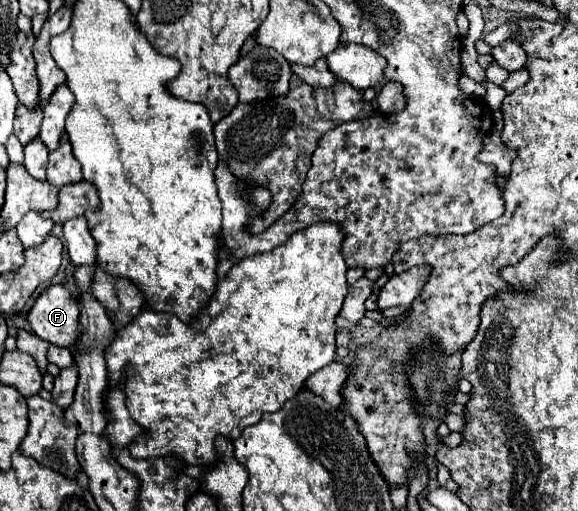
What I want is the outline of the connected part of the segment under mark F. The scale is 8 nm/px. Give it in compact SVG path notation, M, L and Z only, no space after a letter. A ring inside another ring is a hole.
M50 285L28 311L32 331L48 343L70 347L80 335L80 299L64 285Z

